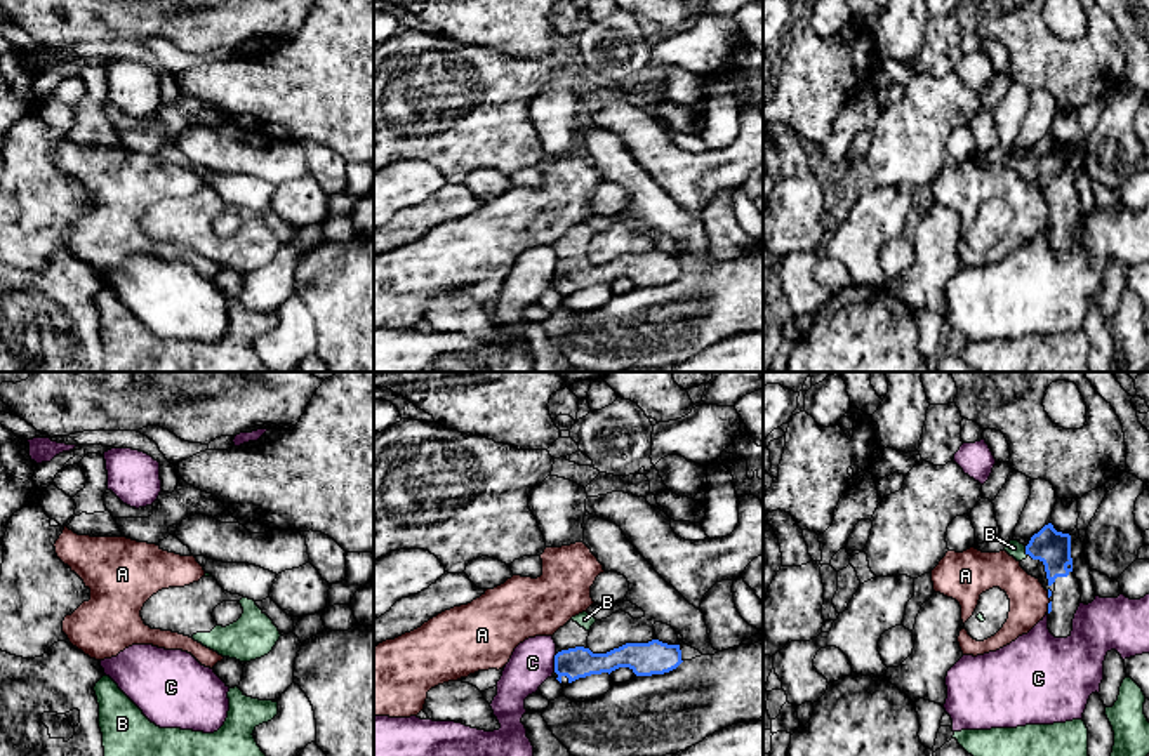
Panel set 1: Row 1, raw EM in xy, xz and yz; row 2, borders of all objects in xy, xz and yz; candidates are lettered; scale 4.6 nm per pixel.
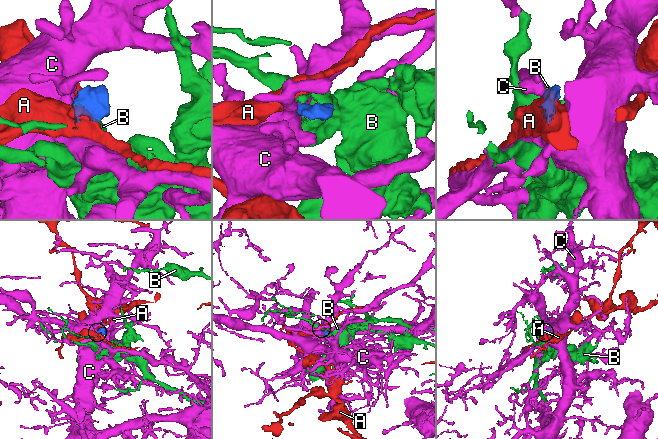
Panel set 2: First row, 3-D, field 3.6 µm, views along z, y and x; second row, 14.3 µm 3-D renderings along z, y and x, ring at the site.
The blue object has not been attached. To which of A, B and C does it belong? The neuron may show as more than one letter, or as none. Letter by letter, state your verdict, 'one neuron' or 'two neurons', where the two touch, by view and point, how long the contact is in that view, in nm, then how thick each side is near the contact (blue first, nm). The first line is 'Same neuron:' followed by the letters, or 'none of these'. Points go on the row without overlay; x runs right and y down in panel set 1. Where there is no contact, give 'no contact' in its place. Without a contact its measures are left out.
Same neuron: B
A: two neurons; contact yz (1049, 218); length 50 nm; calibres 20 and 180 nm
B: one neuron; contact yz (1026, 162); length 50 nm; calibres 160 and 80 nm
C: two neurons; contact xz (555, 273); length 90 nm; calibres 140 and 200 nm

